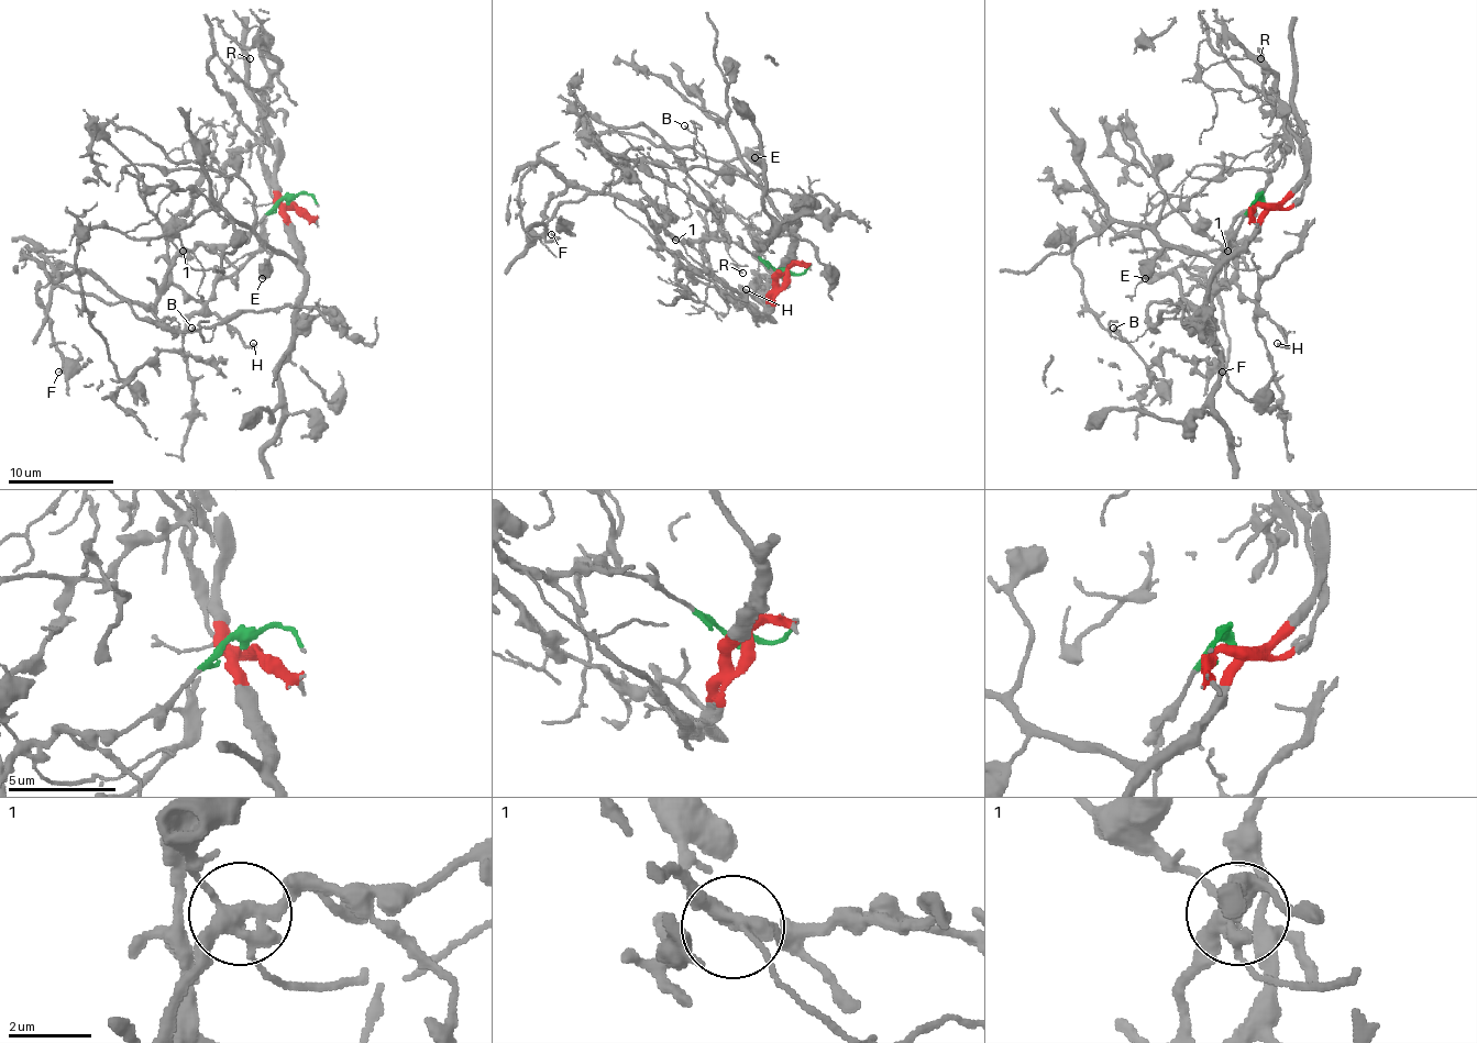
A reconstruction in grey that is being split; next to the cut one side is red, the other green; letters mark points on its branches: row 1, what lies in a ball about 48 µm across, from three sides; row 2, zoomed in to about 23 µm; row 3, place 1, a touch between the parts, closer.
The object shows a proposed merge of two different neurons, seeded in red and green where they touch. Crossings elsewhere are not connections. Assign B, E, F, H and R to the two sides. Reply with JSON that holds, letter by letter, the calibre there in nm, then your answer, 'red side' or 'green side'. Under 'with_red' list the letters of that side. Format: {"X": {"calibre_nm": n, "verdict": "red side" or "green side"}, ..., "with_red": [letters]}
{"B": {"calibre_nm": 120, "verdict": "red side"}, "E": {"calibre_nm": 700, "verdict": "red side"}, "F": {"calibre_nm": 190, "verdict": "green side"}, "H": {"calibre_nm": 260, "verdict": "green side"}, "R": {"calibre_nm": 140, "verdict": "red side"}, "with_red": ["B", "E", "R"]}

